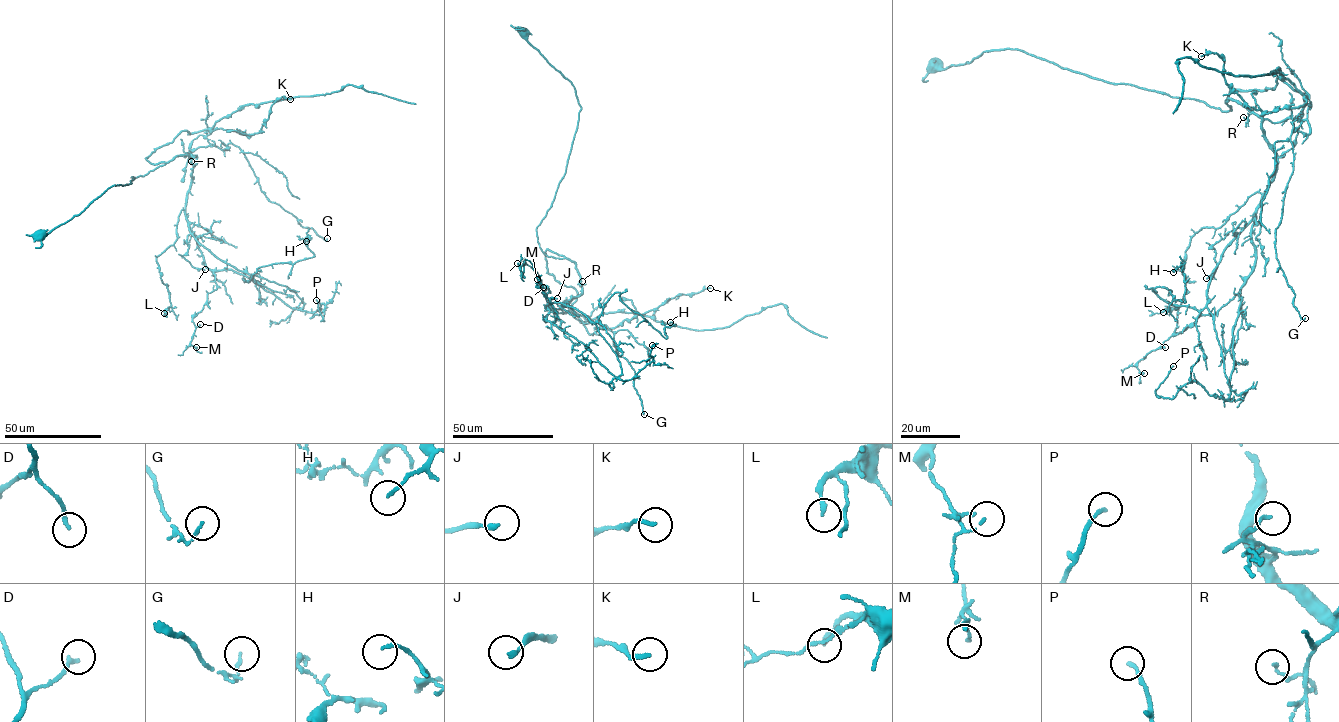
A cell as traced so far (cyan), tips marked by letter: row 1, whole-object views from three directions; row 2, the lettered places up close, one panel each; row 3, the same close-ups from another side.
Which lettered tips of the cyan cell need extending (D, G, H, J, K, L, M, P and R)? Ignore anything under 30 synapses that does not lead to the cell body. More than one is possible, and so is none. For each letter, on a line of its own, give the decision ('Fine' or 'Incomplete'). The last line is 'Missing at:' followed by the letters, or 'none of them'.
D: Fine
G: Fine
H: Fine
J: Fine
K: Fine
L: Fine
M: Fine
P: Fine
R: Fine
Missing at: none of them

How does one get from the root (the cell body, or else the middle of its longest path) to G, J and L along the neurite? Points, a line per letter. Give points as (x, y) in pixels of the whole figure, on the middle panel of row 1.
G: (522, 30), (581, 107), (538, 243), (575, 263), (581, 293), (568, 309), (589, 333), (613, 333), (644, 414)
J: (522, 30), (581, 107), (536, 228), (542, 252), (579, 275), (581, 294), (557, 310), (541, 288), (557, 298)
L: (522, 30), (581, 107), (536, 231), (543, 253), (575, 263), (581, 294), (548, 307), (517, 263)

